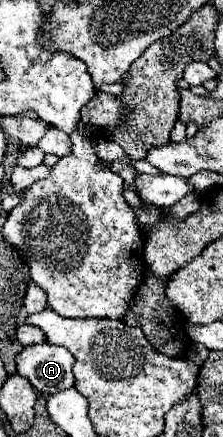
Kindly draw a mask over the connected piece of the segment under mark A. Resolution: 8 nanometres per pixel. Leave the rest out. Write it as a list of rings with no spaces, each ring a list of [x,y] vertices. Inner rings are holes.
[[[47,341],[29,345],[17,355],[17,373],[27,377],[41,395],[53,395],[75,385],[73,357],[67,349]]]

